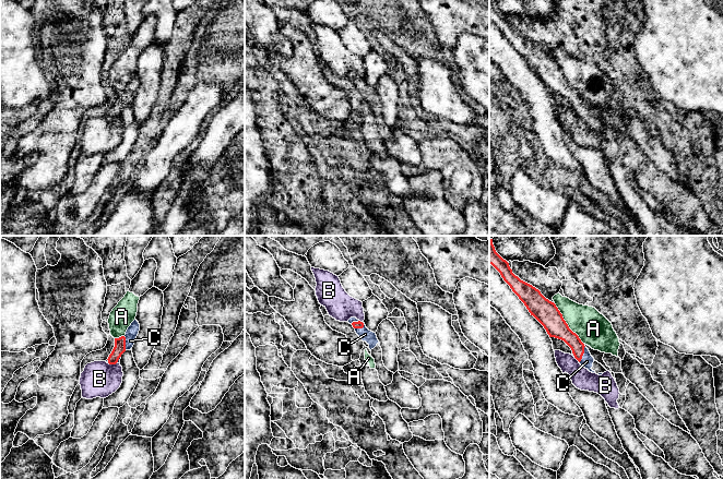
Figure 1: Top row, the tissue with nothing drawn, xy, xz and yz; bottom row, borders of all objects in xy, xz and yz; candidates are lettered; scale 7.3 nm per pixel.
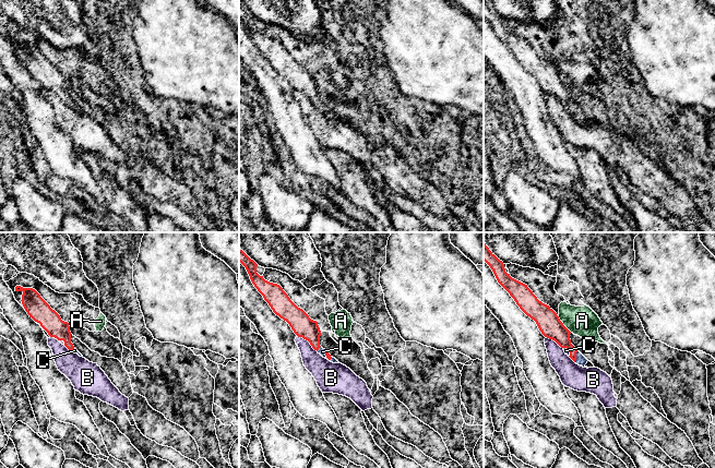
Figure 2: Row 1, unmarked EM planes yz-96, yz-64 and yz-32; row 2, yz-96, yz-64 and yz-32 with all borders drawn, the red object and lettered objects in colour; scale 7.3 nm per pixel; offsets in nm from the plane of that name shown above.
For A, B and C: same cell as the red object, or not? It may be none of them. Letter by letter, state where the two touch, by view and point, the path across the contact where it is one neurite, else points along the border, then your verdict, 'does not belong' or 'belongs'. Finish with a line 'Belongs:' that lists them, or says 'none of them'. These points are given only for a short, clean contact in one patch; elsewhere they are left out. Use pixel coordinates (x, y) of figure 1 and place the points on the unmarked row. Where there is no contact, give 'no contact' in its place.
A: meets red in yz at (567, 80); does not belong
B: meets red in xy at (113, 119); border along xy (108, 118), (116, 119); does not belong
C: meets red in yz at (582, 110); belongs
Belongs: C

